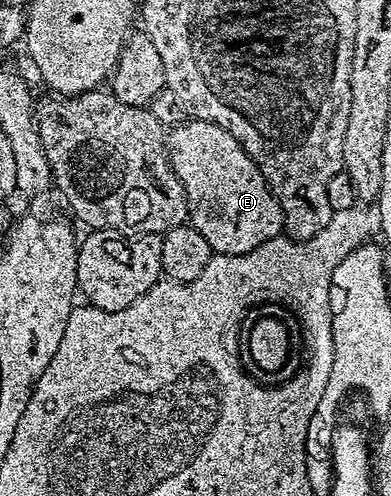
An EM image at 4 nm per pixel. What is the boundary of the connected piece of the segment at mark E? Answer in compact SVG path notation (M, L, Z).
M189 119L177 125L167 134L168 158L186 191L188 216L191 225L199 231L202 239L210 243L213 254L242 255L257 249L262 243L281 236L284 216L278 199L270 191L266 179L250 159L250 155L222 127L209 121Z

